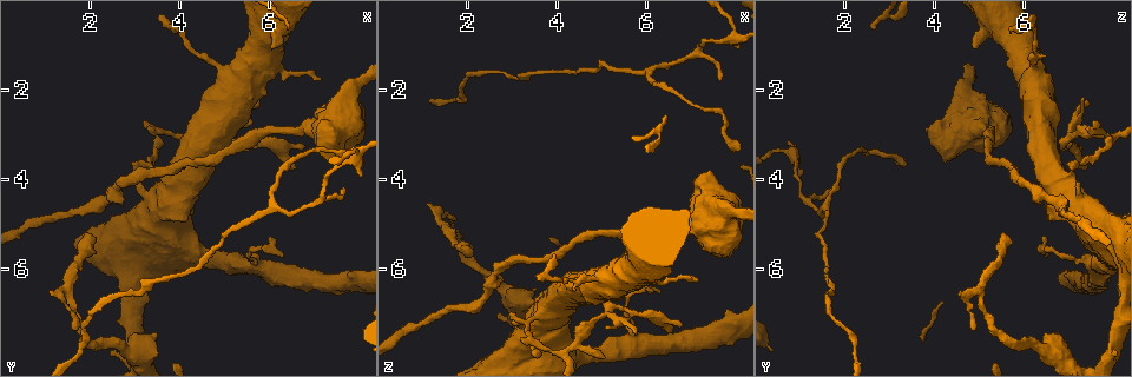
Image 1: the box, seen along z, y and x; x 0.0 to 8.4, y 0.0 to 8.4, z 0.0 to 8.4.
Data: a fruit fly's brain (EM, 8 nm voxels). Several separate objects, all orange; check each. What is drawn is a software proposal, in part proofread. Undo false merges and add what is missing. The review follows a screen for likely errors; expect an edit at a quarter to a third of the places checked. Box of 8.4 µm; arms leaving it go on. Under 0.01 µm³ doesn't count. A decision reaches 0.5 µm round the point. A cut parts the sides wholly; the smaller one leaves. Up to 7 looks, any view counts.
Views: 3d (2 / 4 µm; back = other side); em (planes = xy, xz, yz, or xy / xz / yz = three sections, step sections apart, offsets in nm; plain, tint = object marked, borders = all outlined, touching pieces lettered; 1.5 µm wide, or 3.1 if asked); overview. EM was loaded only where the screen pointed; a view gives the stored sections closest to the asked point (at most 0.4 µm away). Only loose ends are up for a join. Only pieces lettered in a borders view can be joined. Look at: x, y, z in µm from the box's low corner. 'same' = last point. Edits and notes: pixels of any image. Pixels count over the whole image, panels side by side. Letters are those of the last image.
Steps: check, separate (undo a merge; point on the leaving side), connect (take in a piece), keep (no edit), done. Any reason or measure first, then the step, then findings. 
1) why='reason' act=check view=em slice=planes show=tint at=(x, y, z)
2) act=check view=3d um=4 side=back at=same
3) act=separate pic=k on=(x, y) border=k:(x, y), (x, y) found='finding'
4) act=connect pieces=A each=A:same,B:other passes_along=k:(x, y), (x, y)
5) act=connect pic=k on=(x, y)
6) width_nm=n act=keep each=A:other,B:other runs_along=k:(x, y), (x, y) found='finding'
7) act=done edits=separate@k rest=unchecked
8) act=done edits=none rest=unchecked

why='a narrow waist' act=check view=em slice=planes show=tint at=(7.25, 4.15, 1.00)

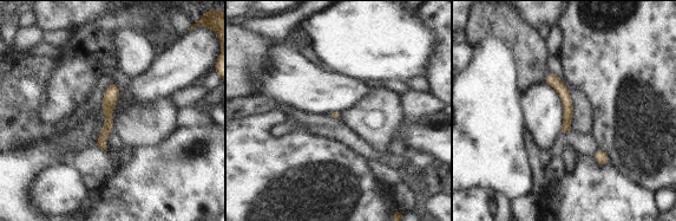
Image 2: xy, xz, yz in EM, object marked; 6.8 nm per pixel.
why='see the neighbours' act=check view=em slice=planes show=borders at=same

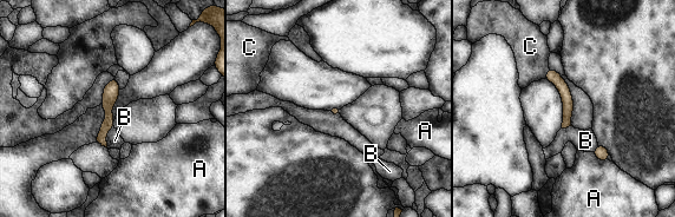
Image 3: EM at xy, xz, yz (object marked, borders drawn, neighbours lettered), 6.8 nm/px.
act=keep each=A:other,B:other,C:other runs_along=3:(113, 83), (109, 123), (100, 142) found='all the same cell'

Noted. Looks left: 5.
why='an open end' act=check view=em slice=xz step=8 show=borders at=(6.25, 5.65, 6.50)

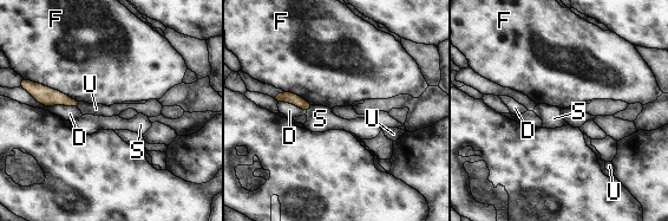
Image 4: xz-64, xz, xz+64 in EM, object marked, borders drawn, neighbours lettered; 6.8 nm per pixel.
act=check view=em slice=planes show=borders at=same

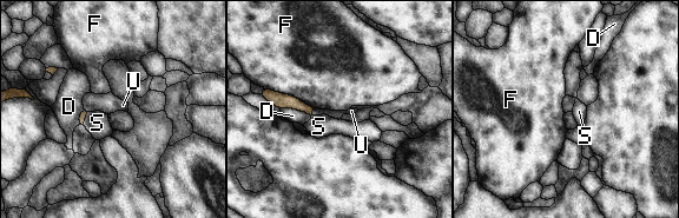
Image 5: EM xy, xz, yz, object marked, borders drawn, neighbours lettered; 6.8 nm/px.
act=keep each=D:other,F:other,S:other,U:other border=5:(281, 108), (301, 110), (310, 116) found='no lettered piece goes on from it'

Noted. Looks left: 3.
why='thin neck' act=check view=em slice=planes show=plain at=(2.45, 4.45, 6.55)

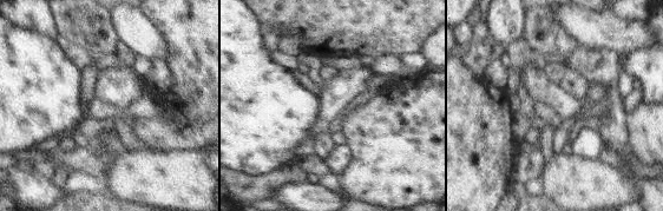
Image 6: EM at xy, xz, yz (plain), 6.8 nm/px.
why='where the object lies' act=check view=em slice=planes show=tint at=same

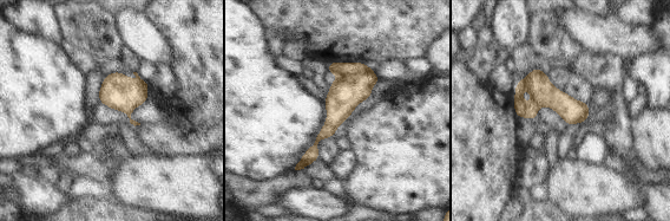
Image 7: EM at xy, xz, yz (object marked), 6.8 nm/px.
why='see the neighbours' act=check view=em slice=planes show=borders at=same

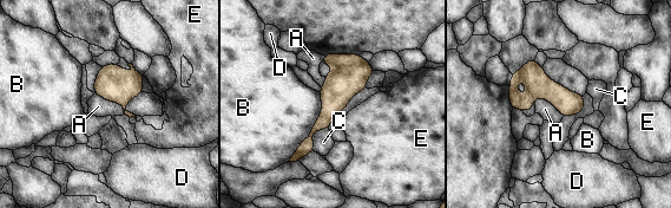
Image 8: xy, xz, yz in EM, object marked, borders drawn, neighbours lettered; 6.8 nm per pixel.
act=keep each=A:other,B:other,C:other,D:other,E:other border=8:(94, 92), (124, 109) found='all the same cell'

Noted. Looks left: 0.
act=done edits=none rest=unchecked

